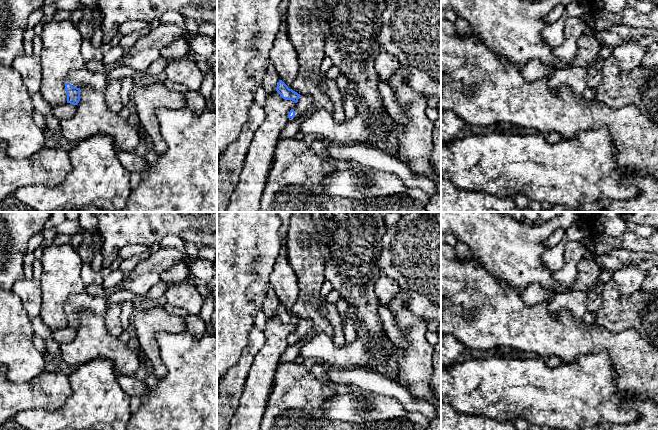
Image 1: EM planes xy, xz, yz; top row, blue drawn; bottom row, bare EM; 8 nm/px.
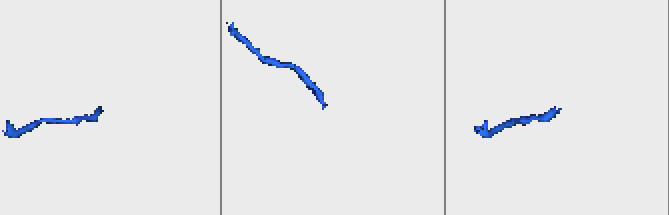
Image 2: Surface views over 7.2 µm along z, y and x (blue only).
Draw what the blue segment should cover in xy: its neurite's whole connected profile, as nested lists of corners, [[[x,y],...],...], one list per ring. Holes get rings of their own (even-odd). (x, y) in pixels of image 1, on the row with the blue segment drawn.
[[[87,68],[75,69],[69,72],[65,79],[67,103],[77,105],[80,101],[80,87],[89,85],[95,90],[105,92],[108,76],[100,72],[92,72]]]

